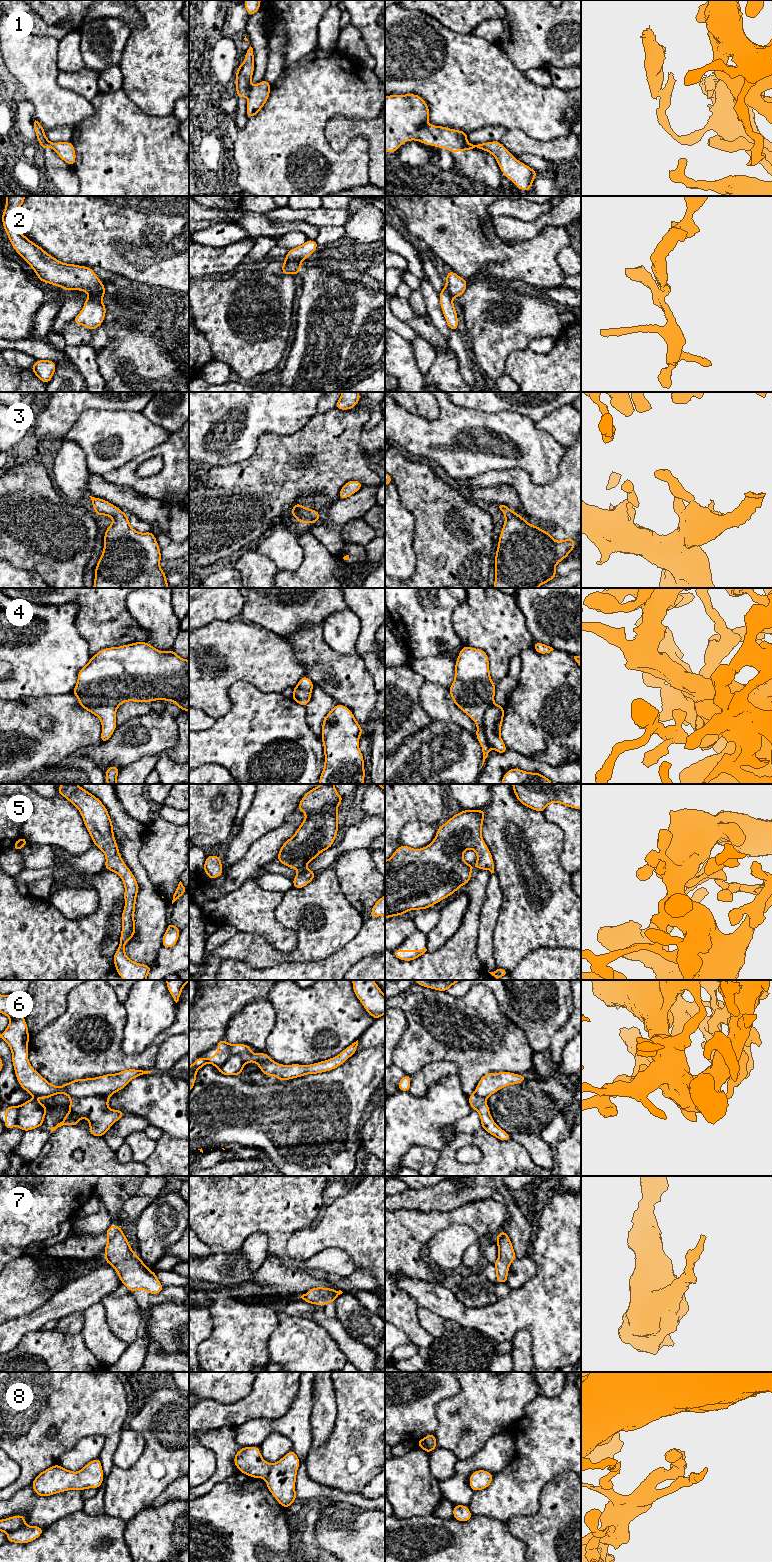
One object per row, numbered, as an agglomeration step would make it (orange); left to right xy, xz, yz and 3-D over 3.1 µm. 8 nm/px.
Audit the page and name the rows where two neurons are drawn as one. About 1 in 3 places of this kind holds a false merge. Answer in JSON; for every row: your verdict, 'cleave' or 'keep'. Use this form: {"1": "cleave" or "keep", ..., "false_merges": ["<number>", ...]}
{"1": "cleave", "2": "cleave", "3": "keep", "4": "keep", "5": "keep", "6": "keep", "7": "keep", "8": "keep", "false_merges": ["1", "2"]}

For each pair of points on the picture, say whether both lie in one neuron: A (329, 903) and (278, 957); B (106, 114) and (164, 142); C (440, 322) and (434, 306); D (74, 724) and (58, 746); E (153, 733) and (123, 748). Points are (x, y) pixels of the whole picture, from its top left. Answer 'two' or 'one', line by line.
A: one
B: one
C: one
D: one
E: one

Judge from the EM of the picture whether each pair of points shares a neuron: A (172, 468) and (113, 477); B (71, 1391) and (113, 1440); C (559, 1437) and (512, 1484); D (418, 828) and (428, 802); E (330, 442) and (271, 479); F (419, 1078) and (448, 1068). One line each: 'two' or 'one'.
A: one
B: two
C: one
D: two
E: one
F: one

